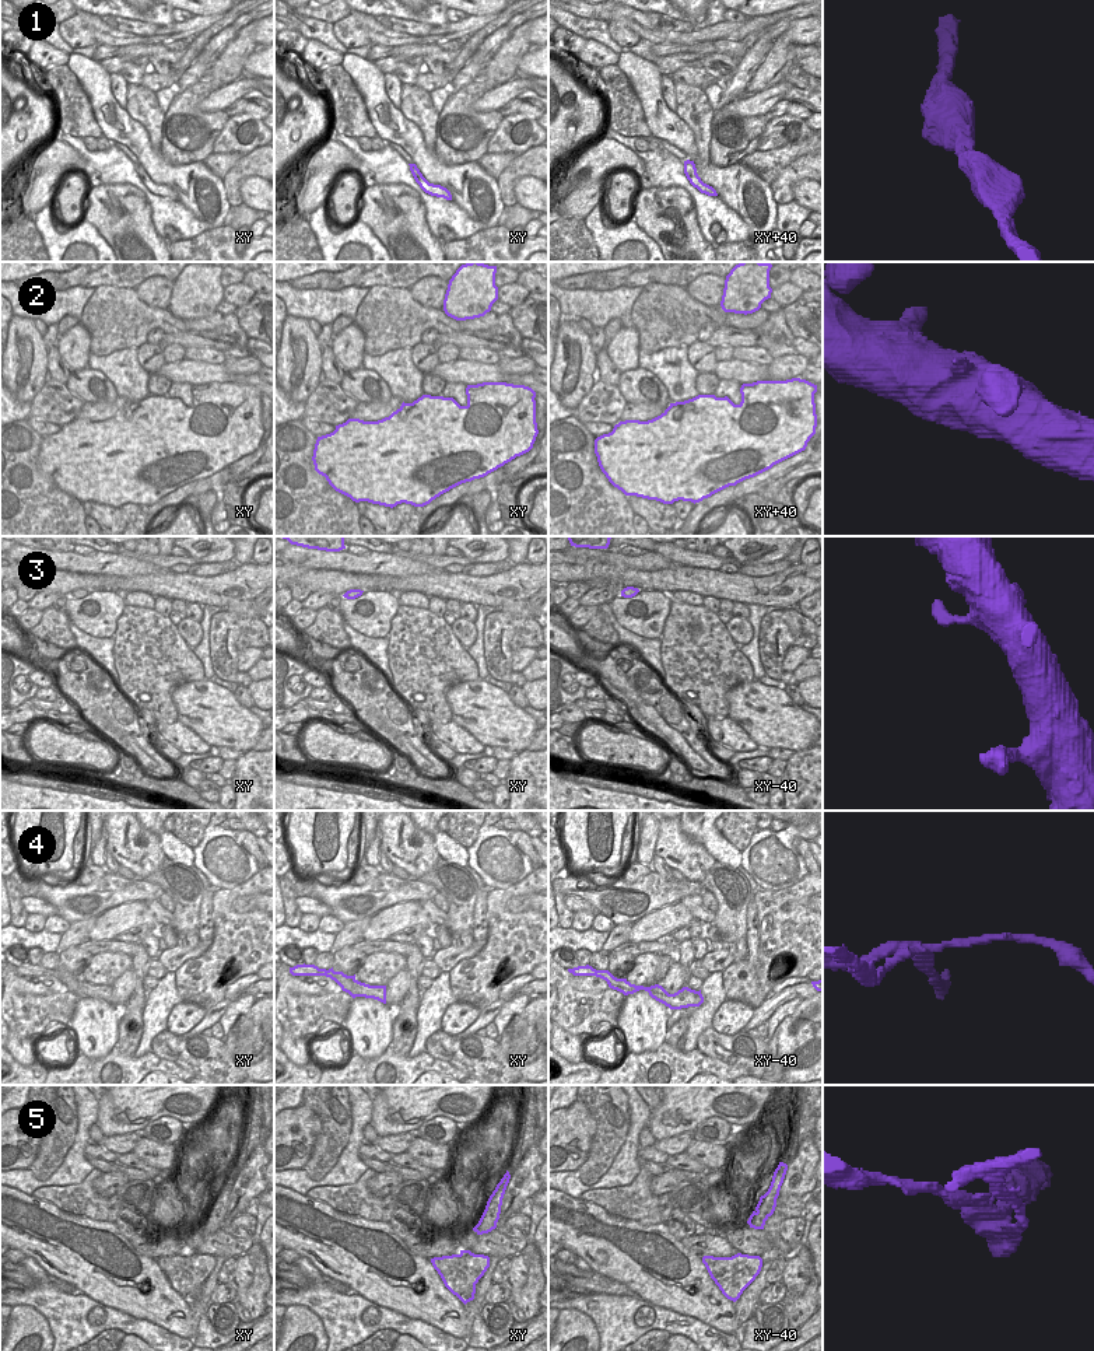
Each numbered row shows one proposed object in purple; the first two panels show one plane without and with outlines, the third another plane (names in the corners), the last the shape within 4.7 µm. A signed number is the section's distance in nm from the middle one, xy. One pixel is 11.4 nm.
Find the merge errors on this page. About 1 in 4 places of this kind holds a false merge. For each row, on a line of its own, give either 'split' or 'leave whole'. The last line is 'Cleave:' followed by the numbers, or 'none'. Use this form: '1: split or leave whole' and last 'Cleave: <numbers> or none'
1: leave whole
2: leave whole
3: leave whole
4: split
5: split
Cleave: 4, 5

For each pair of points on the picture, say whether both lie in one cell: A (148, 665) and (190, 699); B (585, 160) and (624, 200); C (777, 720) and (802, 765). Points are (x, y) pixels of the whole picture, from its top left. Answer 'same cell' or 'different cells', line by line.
A: different cells
B: different cells
C: different cells

